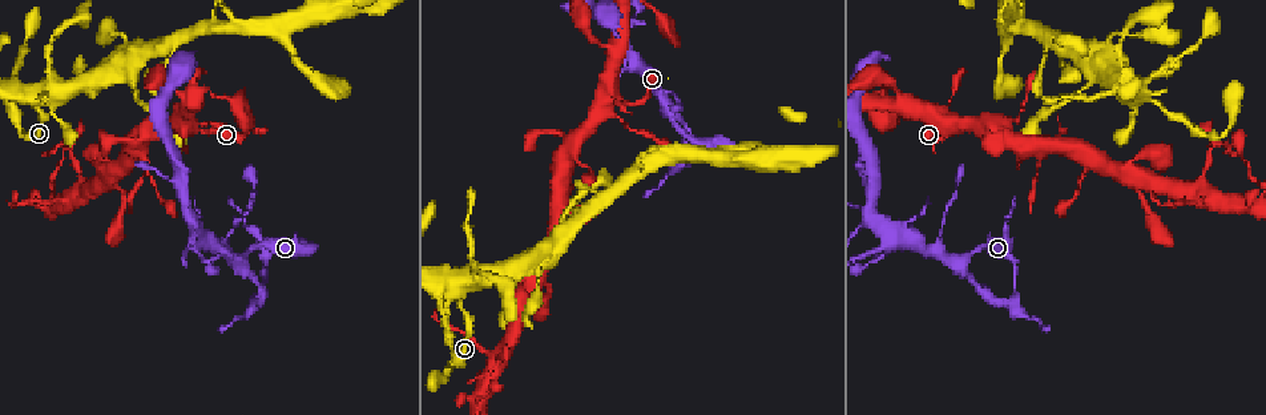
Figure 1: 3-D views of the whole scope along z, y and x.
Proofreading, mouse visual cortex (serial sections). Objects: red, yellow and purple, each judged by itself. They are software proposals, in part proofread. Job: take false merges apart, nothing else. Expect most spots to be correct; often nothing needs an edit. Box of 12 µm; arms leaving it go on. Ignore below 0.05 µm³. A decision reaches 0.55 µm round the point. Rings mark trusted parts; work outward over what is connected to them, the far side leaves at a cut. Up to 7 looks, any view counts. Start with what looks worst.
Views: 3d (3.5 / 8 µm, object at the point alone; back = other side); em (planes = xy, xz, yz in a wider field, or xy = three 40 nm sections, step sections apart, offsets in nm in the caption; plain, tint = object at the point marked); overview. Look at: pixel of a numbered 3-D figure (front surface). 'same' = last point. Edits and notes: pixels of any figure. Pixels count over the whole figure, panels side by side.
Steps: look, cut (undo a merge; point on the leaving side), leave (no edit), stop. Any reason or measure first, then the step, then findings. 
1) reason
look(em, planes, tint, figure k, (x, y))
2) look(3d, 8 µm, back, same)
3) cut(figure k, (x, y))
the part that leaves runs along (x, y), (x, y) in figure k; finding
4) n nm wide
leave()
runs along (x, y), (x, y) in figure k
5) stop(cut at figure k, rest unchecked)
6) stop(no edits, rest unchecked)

arms part here
look(3d, 3.5 µm, figure 1, (255, 301))

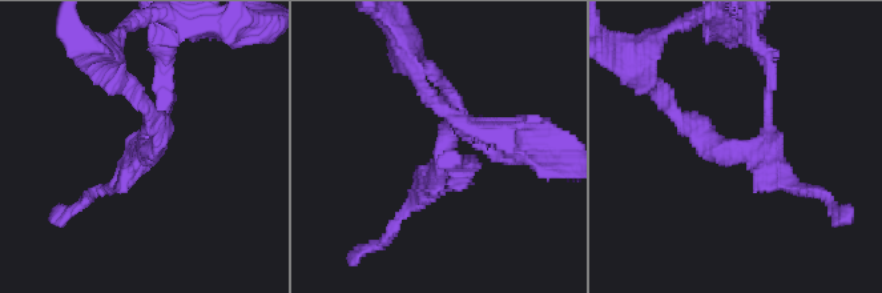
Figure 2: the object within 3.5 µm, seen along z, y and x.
shape alone is not enough
look(em, xy, step 2, plain, figure 2, (759, 147))

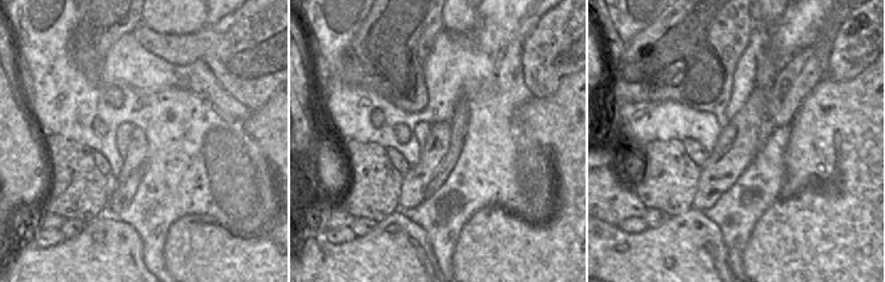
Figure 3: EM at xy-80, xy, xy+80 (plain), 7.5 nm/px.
look(em, xy, step 2, tint, same)

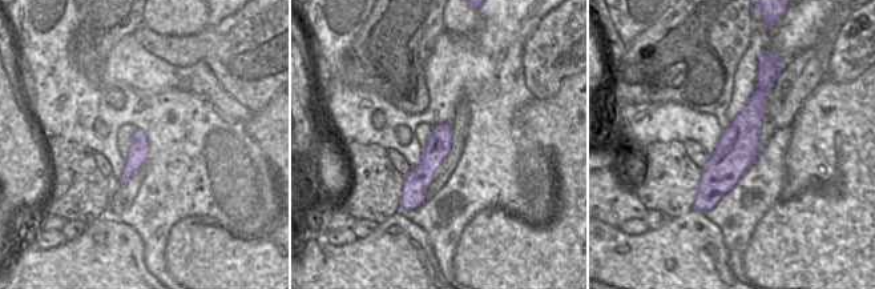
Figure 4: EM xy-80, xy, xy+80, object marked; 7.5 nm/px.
leave()
one cell here

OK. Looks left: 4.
looks like a crossing
look(3d, 3.5 µm, figure 1, (190, 128))

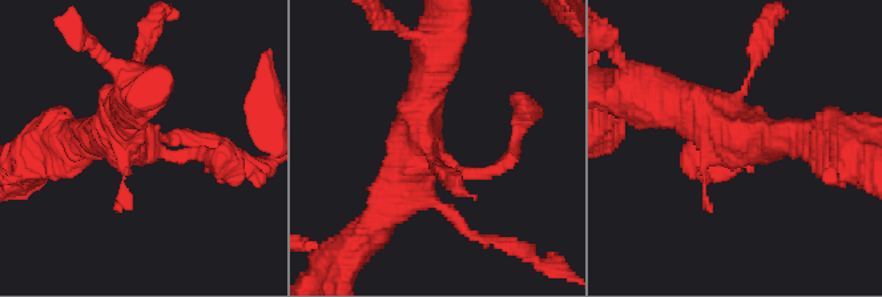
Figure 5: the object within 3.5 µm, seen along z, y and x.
shape alone is not enough
look(em, planes, tint, figure 5, (750, 144))

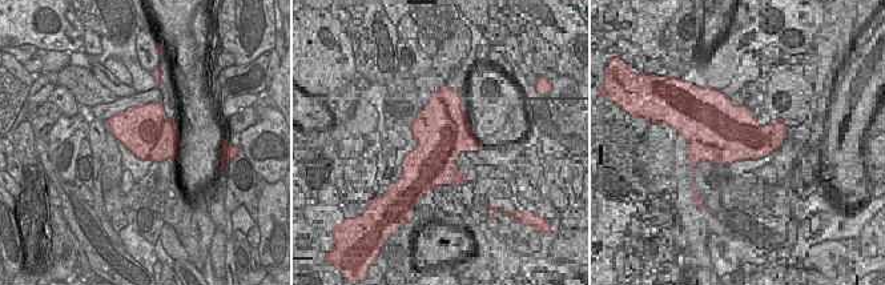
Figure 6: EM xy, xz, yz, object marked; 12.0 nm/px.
leave()
one cell here

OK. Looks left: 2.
look(em, xy, step 3, tint, figure 1, (461, 291))

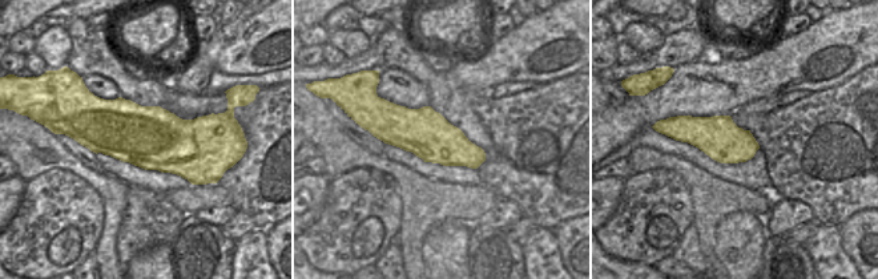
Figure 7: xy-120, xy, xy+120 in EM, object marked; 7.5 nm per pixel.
wider look
look(3d, 3.5 µm, same)

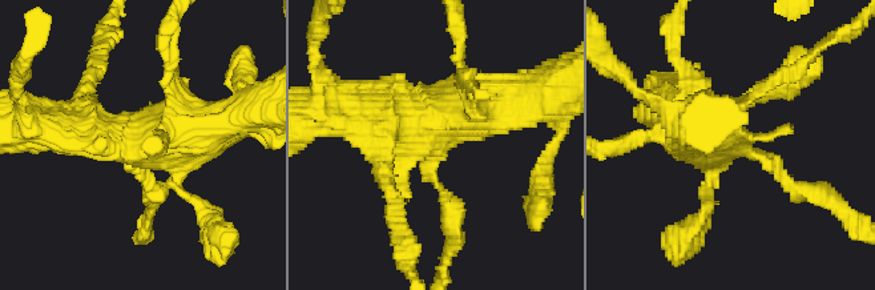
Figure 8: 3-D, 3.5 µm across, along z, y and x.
360 nm wide
leave()
runs along (795, 188), (761, 154), (704, 143), (696, 127) in figure 8; one cell here

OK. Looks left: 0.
stop(no edits, rest unchecked)

